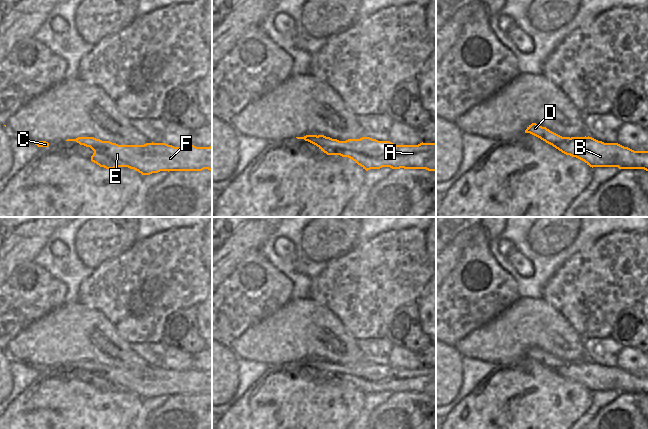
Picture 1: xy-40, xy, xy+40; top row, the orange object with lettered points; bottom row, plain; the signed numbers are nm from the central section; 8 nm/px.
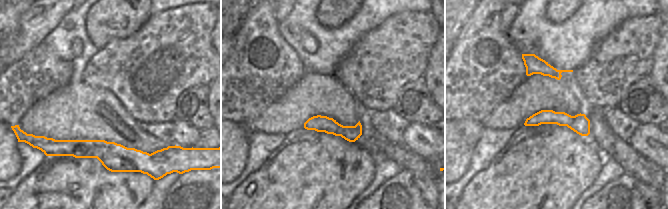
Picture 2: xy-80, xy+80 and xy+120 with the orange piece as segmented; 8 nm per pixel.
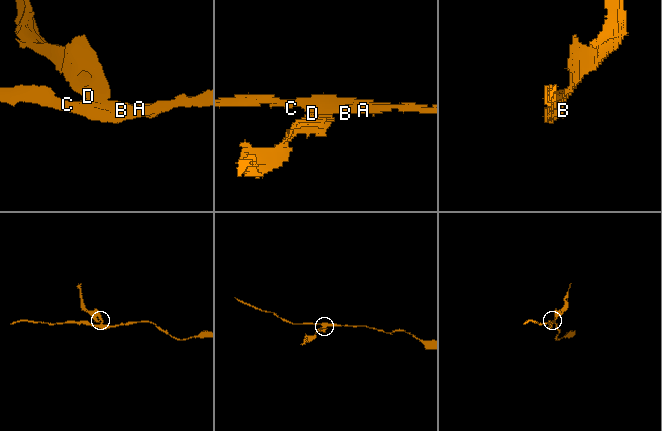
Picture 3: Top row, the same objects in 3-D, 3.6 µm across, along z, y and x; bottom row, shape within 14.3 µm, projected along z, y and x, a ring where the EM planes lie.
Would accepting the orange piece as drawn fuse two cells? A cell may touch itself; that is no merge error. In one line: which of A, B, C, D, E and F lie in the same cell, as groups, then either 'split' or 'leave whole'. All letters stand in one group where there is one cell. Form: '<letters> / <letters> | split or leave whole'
A B C E F / D | split

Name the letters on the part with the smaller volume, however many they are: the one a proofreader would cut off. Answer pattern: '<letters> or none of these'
D

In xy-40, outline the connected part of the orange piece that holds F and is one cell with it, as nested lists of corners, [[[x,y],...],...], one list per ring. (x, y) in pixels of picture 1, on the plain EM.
[[[94,361],[67,363],[90,371],[94,377],[91,385],[106,393],[128,391],[150,399],[160,395],[212,395],[212,370],[174,371],[166,367],[144,369],[118,369]]]

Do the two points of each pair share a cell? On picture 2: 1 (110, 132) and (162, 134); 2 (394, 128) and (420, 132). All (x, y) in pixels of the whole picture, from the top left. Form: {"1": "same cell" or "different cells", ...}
{"1": "different cells", "2": "different cells"}

